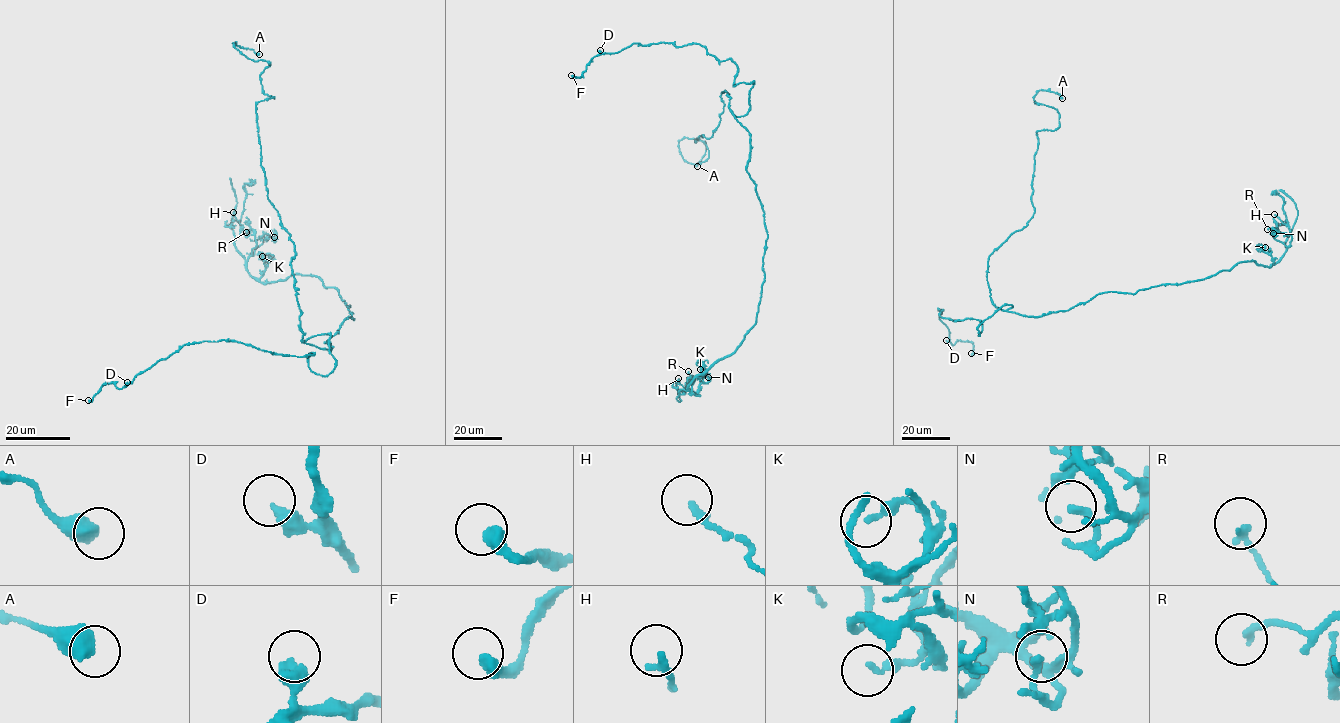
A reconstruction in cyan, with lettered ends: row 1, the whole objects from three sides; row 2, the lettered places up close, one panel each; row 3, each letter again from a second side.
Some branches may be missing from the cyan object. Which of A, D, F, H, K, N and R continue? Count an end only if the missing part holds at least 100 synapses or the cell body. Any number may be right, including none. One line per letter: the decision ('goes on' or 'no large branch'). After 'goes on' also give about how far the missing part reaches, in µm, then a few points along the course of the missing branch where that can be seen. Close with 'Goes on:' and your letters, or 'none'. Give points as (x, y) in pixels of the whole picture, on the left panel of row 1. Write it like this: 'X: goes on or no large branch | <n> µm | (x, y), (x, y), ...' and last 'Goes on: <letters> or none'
A: no large branch
D: no large branch
F: no large branch
H: no large branch
K: no large branch
N: no large branch
R: no large branch
Goes on: none

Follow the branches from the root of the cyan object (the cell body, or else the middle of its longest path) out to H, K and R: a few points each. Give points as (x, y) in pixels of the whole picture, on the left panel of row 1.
H: (330, 350), (325, 342), (354, 320), (350, 306), (318, 277), (256, 280), (234, 244), (242, 225), (233, 212)
K: (330, 350), (325, 342), (349, 316), (354, 320), (350, 306), (309, 275), (262, 283), (268, 258), (262, 256)
R: (330, 350), (325, 342), (354, 320), (350, 306), (318, 277), (256, 280), (246, 269), (255, 233), (246, 232)

